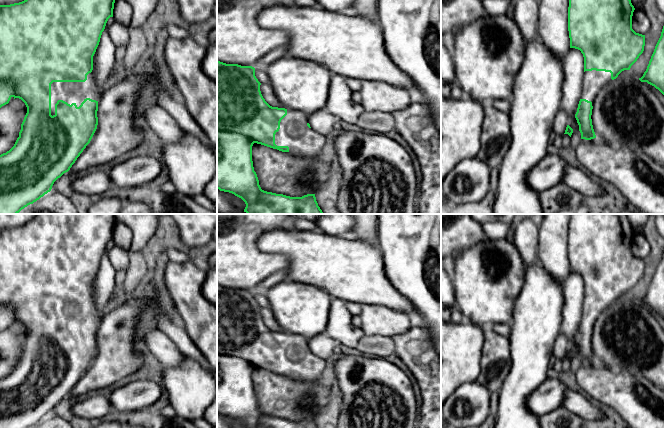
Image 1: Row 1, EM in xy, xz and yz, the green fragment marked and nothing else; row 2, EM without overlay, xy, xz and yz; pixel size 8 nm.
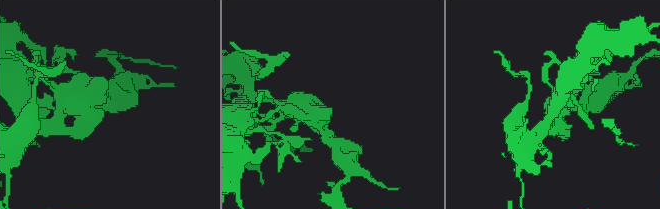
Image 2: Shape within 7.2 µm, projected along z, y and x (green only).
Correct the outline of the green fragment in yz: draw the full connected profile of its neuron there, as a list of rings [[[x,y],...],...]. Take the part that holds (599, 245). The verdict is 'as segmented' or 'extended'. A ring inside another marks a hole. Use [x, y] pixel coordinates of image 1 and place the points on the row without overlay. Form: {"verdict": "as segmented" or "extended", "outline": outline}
{"verdict": "extended", "outline": [[[571,214],[568,231],[570,272],[580,274],[584,281],[581,323],[575,338],[581,363],[596,362],[591,339],[592,326],[599,315],[622,295],[630,294],[644,275],[645,259],[632,253],[634,234],[626,214]]]}

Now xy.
{"verdict": "extended", "outline": [[[37,214],[22,226],[0,229],[0,332],[8,328],[12,321],[21,323],[27,331],[27,337],[14,370],[0,379],[0,428],[33,428],[39,424],[51,415],[54,406],[58,402],[70,394],[90,367],[97,353],[98,326],[101,323],[92,298],[93,280],[108,243],[113,241],[115,224],[115,214]]]}

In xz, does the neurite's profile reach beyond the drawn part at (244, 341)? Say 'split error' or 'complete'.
split error

